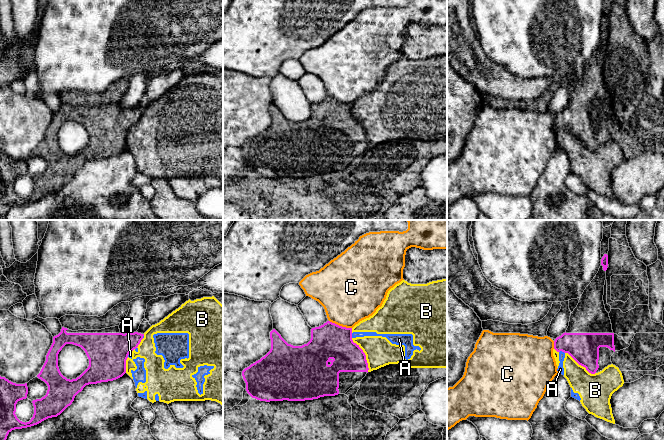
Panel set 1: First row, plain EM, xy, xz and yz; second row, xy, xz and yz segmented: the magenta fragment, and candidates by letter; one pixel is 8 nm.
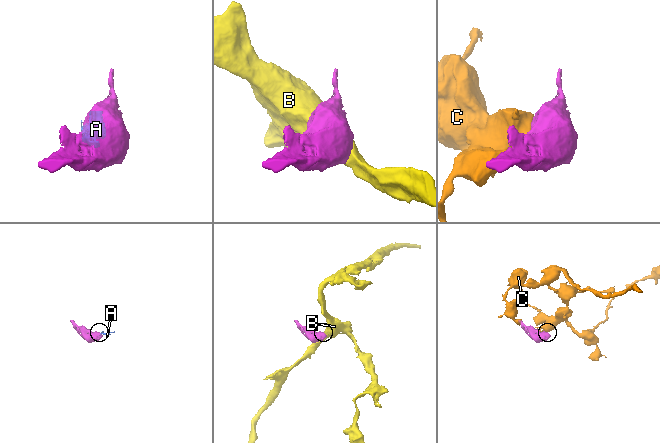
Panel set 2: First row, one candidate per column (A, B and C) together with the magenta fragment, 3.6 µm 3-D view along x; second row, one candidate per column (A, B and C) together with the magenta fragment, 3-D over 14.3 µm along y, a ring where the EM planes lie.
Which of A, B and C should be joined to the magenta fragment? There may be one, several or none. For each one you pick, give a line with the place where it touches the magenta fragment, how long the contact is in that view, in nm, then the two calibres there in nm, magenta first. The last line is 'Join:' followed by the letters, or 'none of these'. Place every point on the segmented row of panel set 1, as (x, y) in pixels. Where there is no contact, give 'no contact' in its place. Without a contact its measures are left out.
Join: none of these

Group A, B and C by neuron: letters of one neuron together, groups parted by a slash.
A B / C

